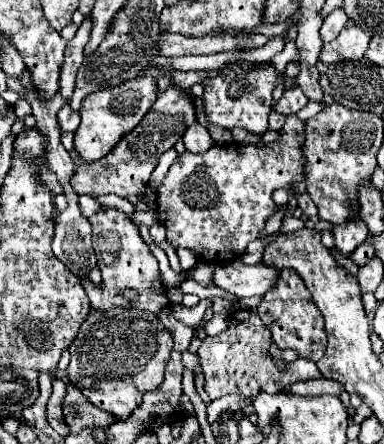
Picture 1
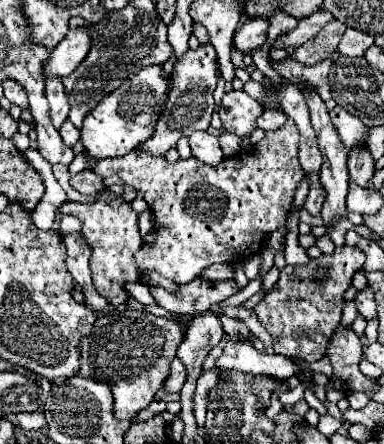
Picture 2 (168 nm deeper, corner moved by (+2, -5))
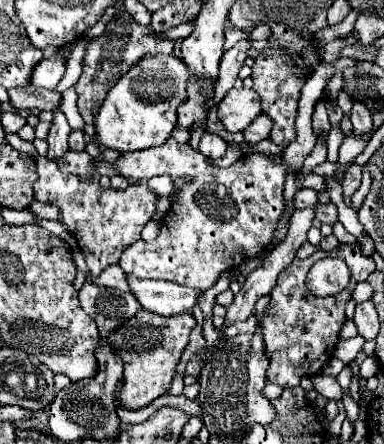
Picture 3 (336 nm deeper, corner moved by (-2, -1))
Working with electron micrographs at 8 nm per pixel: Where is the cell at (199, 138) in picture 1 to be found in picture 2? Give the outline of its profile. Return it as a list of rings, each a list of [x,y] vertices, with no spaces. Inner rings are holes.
[[[193,132],[189,136],[189,144],[191,144],[193,156],[209,166],[215,166],[223,160],[223,150],[221,150],[217,138],[211,136],[209,132]]]

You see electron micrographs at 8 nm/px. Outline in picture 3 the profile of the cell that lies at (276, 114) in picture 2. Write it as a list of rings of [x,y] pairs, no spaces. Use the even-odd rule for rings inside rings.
[[[261,114],[259,118],[255,118],[255,122],[251,126],[247,126],[243,130],[243,136],[245,136],[245,142],[259,142],[259,140],[265,140],[269,136],[273,128],[273,120],[267,116],[267,114]]]

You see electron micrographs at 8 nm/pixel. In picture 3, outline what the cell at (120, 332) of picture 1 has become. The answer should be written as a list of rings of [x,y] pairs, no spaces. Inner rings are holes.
[[[139,310],[133,318],[125,320],[119,328],[109,332],[103,340],[115,348],[115,354],[123,360],[125,372],[119,386],[119,402],[127,410],[143,408],[151,404],[155,398],[165,394],[175,376],[177,362],[189,344],[189,334],[195,326],[193,314],[179,316],[155,316],[153,312]]]

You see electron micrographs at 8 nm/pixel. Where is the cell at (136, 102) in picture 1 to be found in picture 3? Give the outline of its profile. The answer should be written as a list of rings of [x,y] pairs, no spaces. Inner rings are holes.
[[[167,54],[145,56],[135,68],[131,68],[131,72],[119,78],[119,82],[103,100],[95,116],[95,132],[99,144],[123,154],[167,142],[173,128],[177,126],[175,112],[187,98],[185,82],[187,70],[179,58]]]

